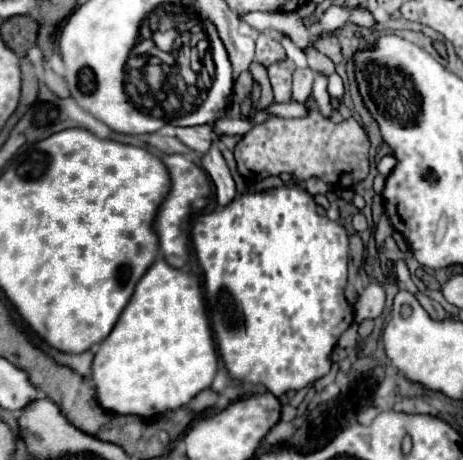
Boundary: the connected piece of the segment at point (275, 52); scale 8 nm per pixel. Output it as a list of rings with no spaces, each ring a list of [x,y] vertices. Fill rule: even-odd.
[[[259,34],[257,36],[257,50],[255,50],[255,60],[259,64],[263,64],[265,68],[275,64],[275,62],[281,62],[285,60],[287,54],[285,54],[285,48],[283,44],[273,38],[273,36],[267,36],[267,34]]]

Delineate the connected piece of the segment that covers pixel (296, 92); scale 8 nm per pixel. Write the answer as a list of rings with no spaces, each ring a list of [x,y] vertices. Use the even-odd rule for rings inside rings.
[[[297,68],[293,72],[293,94],[291,94],[291,98],[297,98],[297,100],[311,98],[313,80],[315,80],[315,72],[313,70],[309,70],[309,68]]]

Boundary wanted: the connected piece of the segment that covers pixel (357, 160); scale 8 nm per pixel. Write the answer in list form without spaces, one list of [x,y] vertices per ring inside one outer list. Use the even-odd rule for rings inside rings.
[[[313,98],[307,100],[309,116],[305,118],[277,118],[271,116],[261,124],[255,124],[235,146],[233,156],[239,174],[257,182],[267,176],[279,176],[283,172],[305,182],[311,176],[319,176],[329,186],[355,186],[369,174],[369,138],[355,118],[341,124],[321,116]]]

